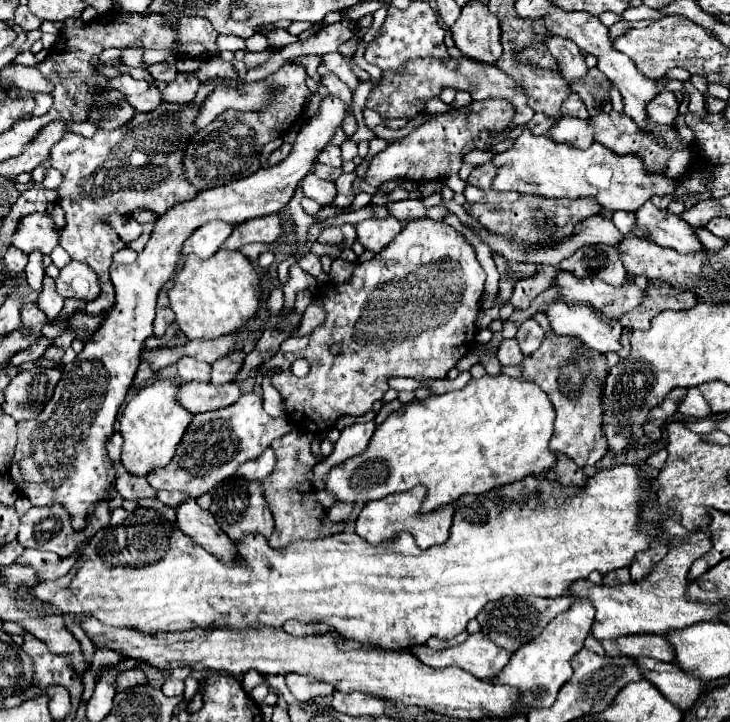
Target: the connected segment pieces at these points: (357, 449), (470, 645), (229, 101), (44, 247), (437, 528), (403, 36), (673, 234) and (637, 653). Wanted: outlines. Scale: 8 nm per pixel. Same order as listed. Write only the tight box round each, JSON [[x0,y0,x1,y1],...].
[[314,421,376,489],[422,633,510,679],[194,81,270,131],[12,213,60,255],[356,485,454,549],[364,1,448,69],[636,203,706,255],[602,635,674,661]]

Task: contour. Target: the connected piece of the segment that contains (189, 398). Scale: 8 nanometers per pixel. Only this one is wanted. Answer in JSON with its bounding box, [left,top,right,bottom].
[176,383,240,413]

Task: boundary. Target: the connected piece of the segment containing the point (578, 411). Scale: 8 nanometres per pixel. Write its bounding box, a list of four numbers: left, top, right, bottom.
[522,331,608,467]

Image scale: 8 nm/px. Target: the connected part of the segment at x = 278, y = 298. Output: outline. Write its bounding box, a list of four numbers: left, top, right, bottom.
[268,287,284,315]

